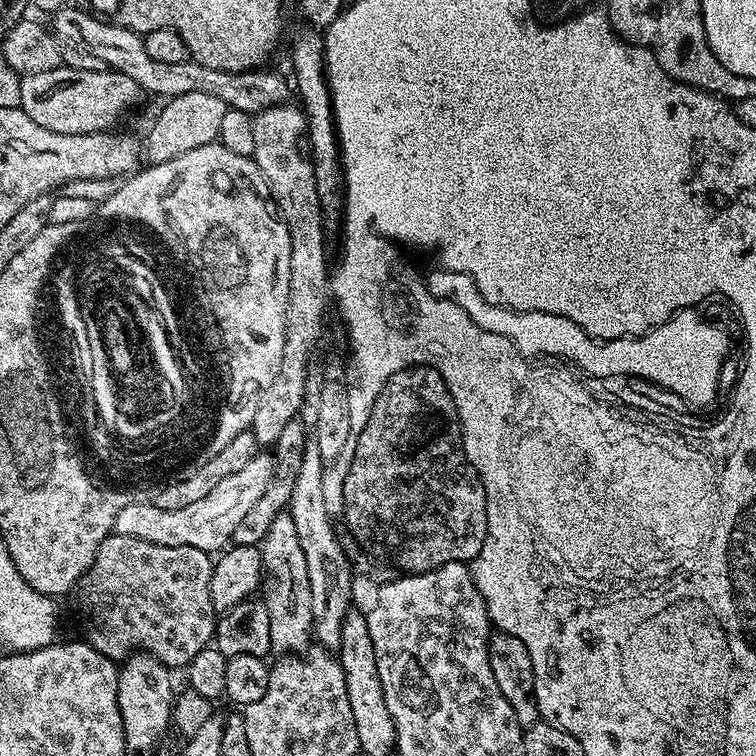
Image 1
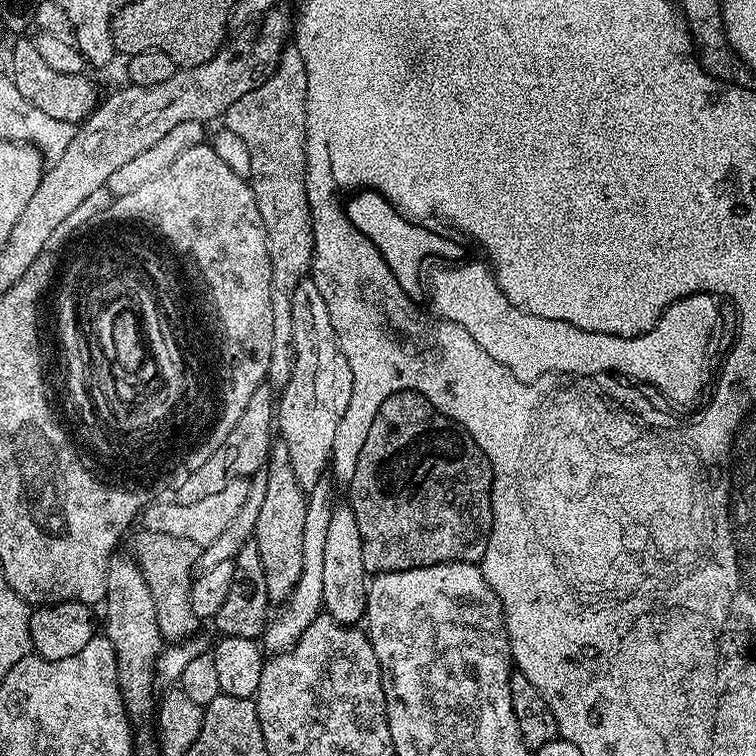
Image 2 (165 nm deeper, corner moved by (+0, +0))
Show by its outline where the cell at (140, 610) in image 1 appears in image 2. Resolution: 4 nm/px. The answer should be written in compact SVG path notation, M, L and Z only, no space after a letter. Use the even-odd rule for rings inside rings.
M143 530L137 532L132 540L130 555L142 570L146 586L150 586L161 637L168 642L179 642L193 635L198 627L196 615L190 606L190 590L201 545L190 542L190 538L173 538L170 534L154 534Z

